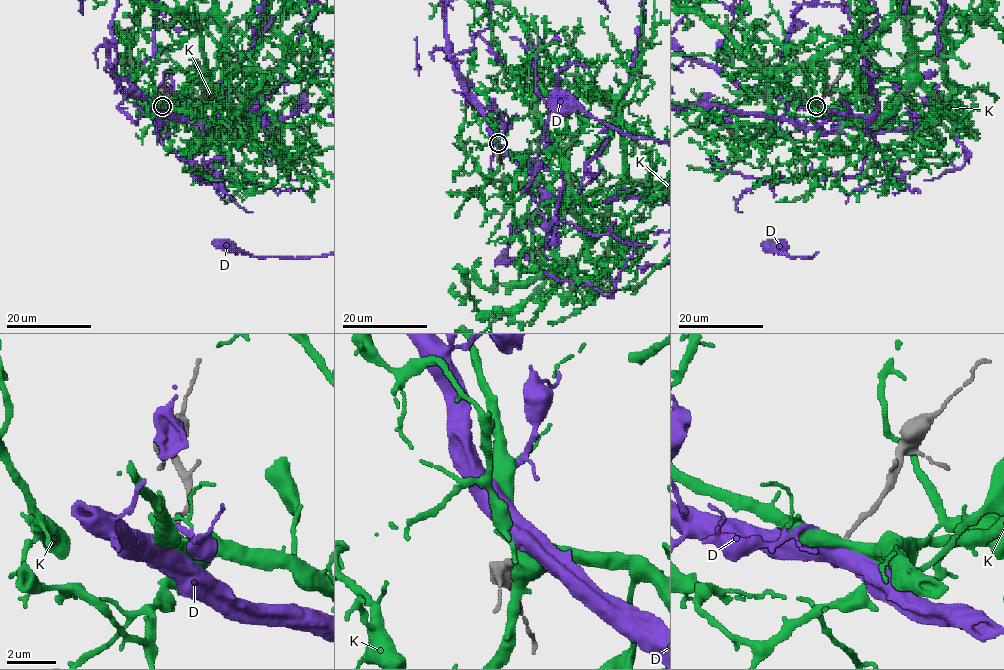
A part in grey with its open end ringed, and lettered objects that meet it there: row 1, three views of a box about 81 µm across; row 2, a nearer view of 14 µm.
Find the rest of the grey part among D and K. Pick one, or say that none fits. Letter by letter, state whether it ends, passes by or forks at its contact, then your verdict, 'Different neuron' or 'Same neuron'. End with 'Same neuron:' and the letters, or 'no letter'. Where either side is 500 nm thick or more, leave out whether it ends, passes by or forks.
D: It passes by. Same neuron
K: It passes by. Different neuron
Same neuron: D

